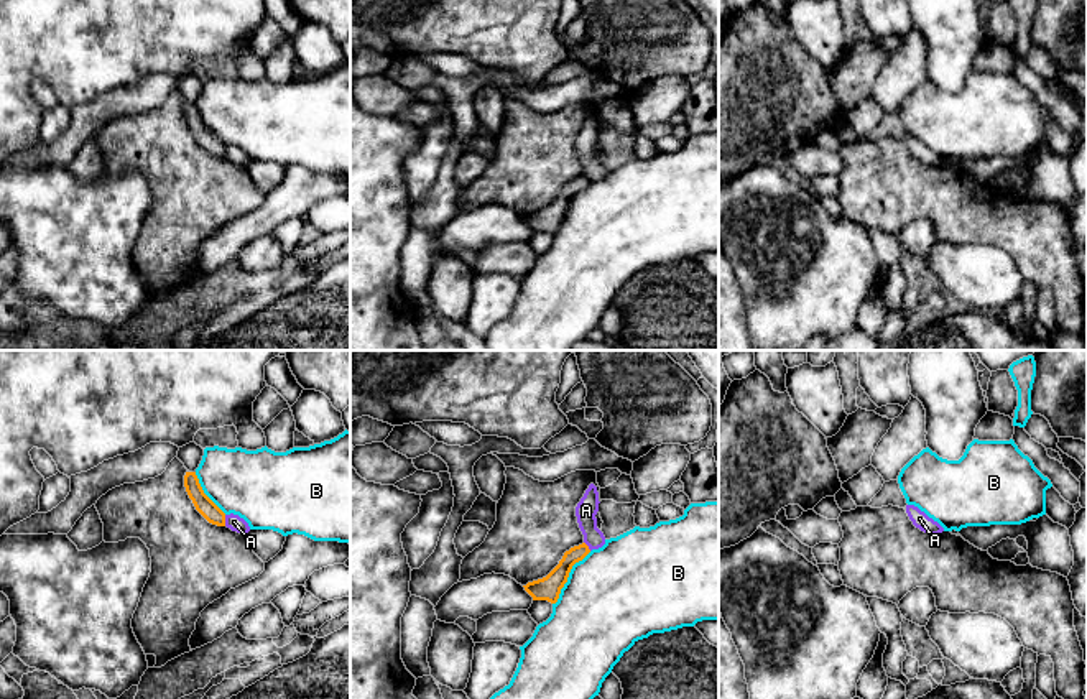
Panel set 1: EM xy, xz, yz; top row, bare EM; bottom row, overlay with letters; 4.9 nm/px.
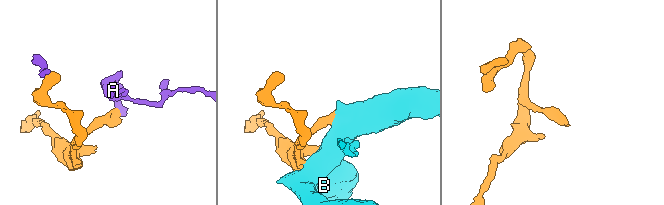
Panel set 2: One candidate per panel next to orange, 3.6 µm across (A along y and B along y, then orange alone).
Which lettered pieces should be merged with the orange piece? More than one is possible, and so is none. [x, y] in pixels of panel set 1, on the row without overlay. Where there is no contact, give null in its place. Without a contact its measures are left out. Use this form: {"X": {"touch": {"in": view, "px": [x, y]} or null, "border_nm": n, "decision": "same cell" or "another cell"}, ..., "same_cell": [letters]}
{"A": {"touch": {"in": "xy", "px": [224, 152]}, "border_nm": 60, "decision": "another cell"}, "B": {"touch": {"in": "xz", "px": [568, 208]}, "border_nm": 320, "decision": "another cell"}, "same_cell": []}

